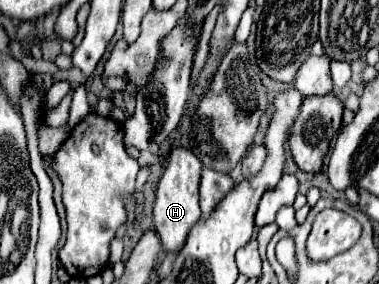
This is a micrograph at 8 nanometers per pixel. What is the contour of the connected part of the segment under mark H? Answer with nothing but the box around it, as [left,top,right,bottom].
[154,146,202,252]

